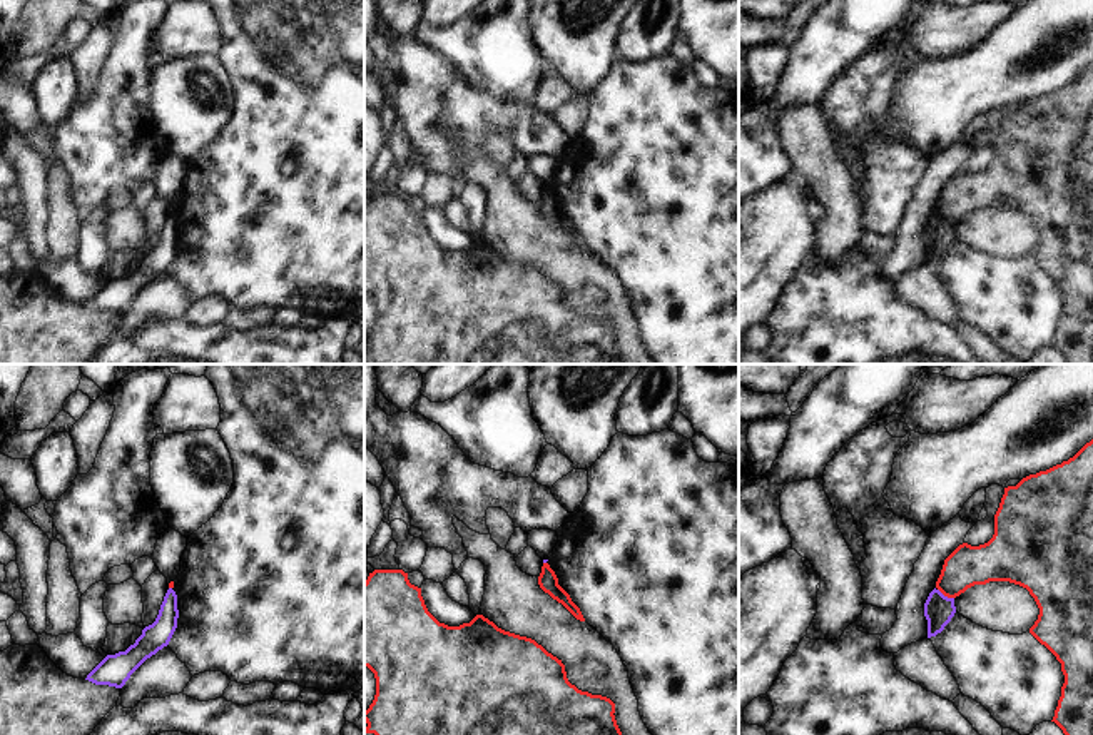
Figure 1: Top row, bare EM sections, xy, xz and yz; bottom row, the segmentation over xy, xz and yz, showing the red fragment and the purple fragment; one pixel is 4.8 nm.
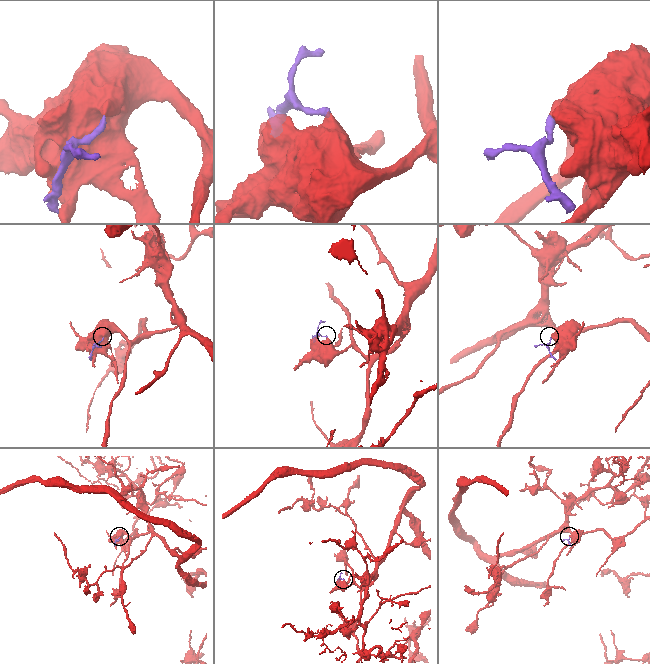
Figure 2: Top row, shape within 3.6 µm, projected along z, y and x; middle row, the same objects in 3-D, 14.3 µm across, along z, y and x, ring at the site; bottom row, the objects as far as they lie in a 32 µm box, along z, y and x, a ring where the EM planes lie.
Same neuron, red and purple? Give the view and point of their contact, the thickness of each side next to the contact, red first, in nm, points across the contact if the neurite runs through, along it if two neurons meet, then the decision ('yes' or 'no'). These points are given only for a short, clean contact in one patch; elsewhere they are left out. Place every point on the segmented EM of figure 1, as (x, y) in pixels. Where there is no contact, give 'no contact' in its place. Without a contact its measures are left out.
contact yz (946, 595); calibres 190 and 140 nm; border yz (938, 588), (953, 598); no

